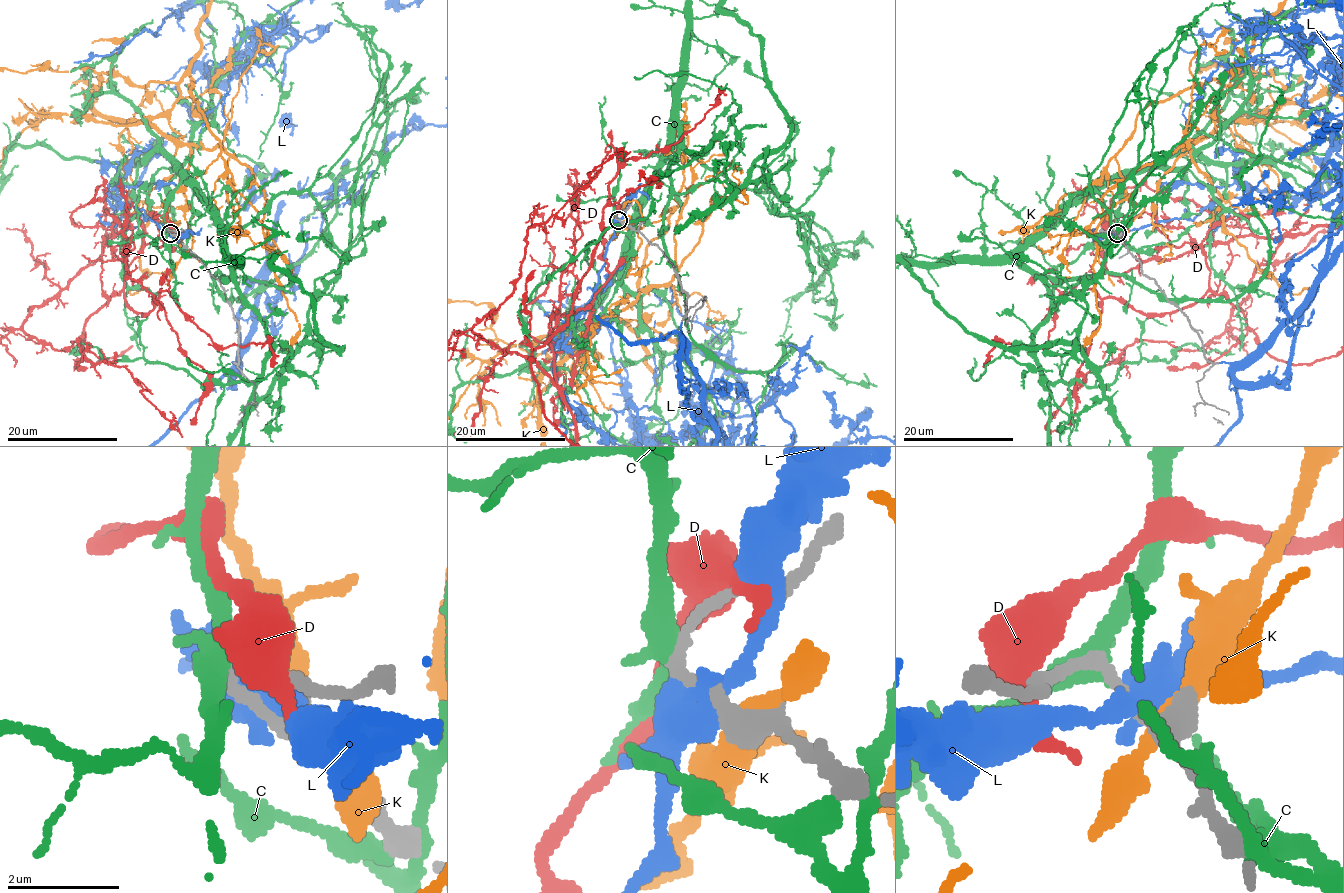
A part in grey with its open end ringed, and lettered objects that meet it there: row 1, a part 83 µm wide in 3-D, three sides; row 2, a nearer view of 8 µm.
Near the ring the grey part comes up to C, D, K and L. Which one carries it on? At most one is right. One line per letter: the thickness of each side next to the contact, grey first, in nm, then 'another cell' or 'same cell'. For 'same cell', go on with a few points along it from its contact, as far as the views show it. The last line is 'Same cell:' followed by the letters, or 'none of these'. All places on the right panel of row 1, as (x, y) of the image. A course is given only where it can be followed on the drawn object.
C: 200/420 nm | another cell
D: 220/550 nm | another cell
K: 440/280 nm | another cell
L: 280/650 nm | same cell
Same cell: L

